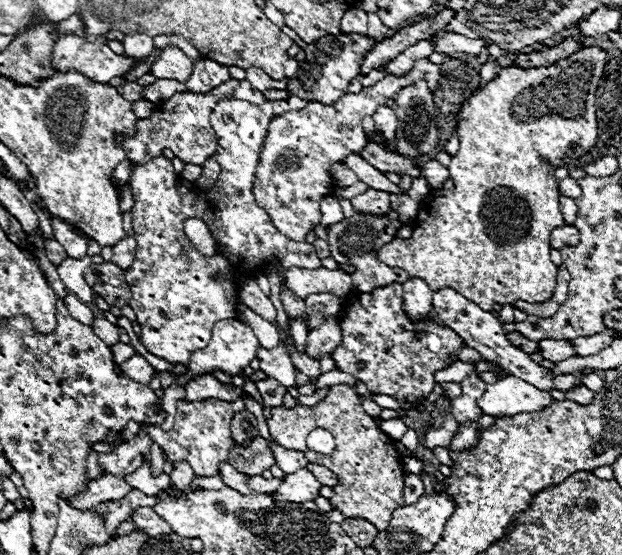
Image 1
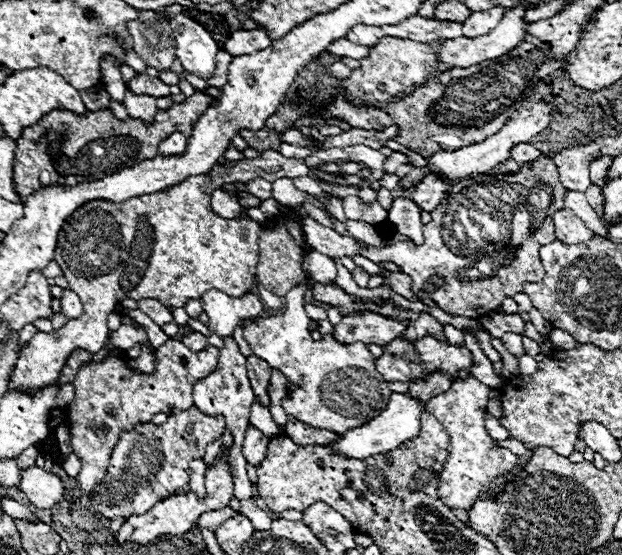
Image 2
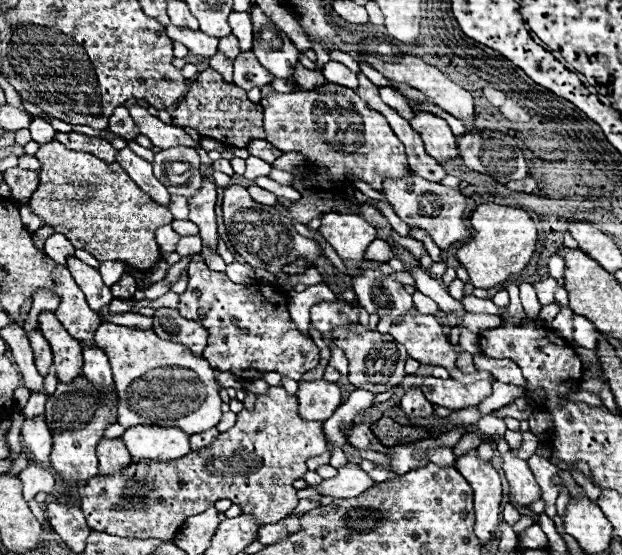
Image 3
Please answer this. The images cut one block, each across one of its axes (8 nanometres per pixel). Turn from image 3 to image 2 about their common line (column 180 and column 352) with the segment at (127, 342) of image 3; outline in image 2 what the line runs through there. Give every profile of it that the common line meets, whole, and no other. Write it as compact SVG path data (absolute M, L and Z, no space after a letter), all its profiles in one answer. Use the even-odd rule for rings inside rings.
M296 284L286 294L286 308L278 314L268 314L264 318L254 320L250 326L244 326L244 338L252 348L252 354L262 356L270 364L270 368L278 368L290 384L302 384L294 392L288 392L282 406L284 410L306 422L312 428L324 428L336 434L348 432L382 414L388 406L390 390L382 374L376 370L374 358L366 344L356 342L350 346L334 342L332 334L324 336L320 342L314 342L308 328L308 316L302 306L302 284ZM342 368L358 368L358 380L352 382L324 382L328 374L338 372Z

